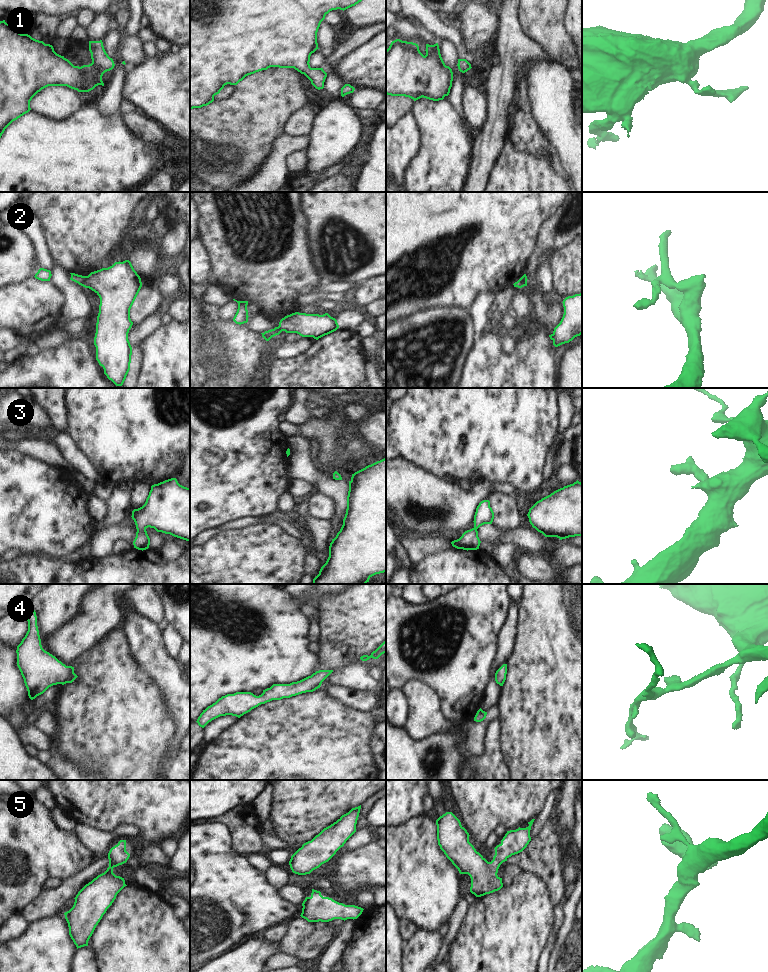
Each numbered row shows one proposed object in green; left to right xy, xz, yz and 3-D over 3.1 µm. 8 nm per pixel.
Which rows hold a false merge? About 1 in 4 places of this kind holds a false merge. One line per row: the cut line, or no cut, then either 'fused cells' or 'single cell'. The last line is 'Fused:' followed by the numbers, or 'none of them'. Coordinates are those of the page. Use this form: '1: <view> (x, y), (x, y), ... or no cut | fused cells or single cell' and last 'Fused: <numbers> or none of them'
1: no cut | single cell
2: xy (86, 276), (86, 280), (82, 285) | fused cells
3: no cut | single cell
4: no cut | single cell
5: no cut | single cell
Fused: 2

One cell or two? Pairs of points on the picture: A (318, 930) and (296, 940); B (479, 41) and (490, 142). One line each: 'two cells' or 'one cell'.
A: one cell
B: two cells

